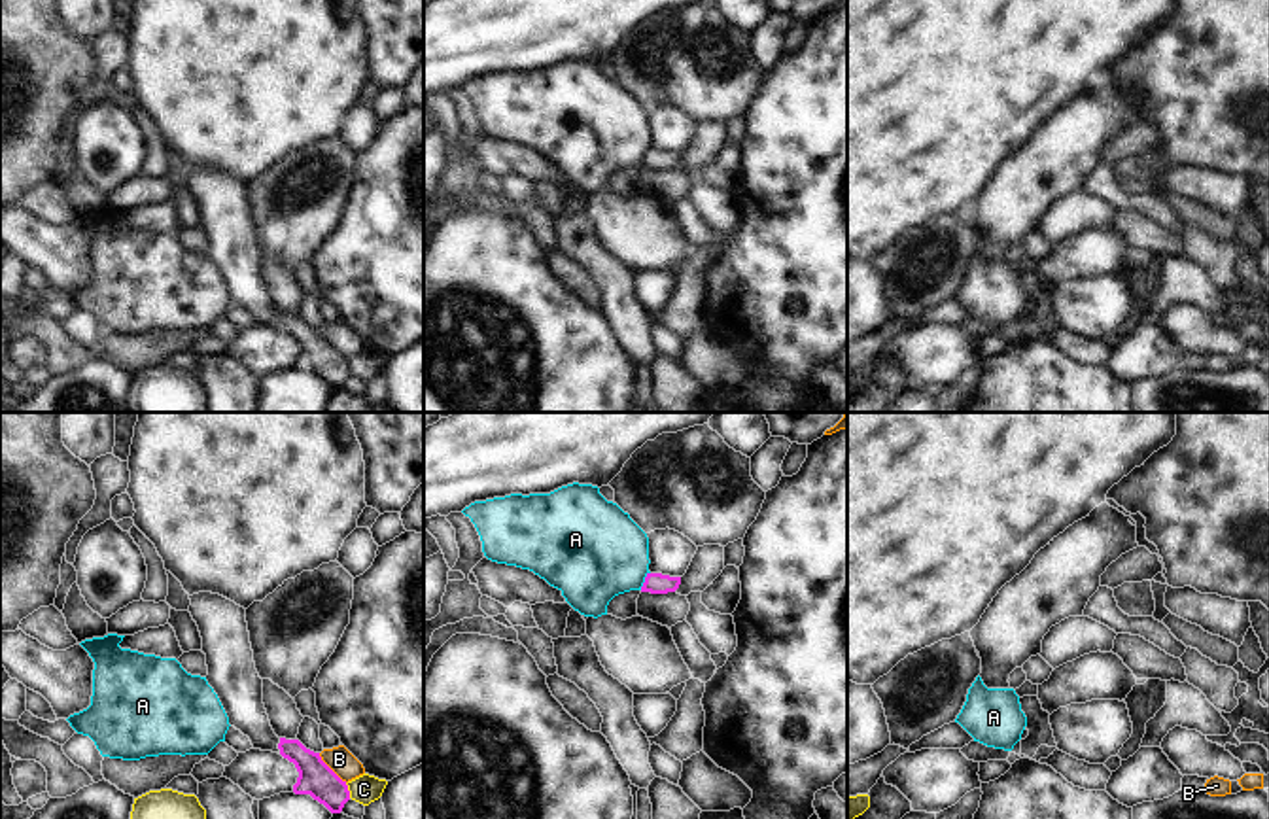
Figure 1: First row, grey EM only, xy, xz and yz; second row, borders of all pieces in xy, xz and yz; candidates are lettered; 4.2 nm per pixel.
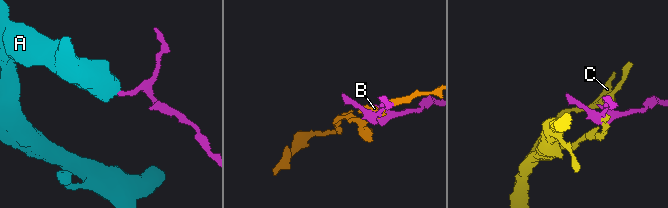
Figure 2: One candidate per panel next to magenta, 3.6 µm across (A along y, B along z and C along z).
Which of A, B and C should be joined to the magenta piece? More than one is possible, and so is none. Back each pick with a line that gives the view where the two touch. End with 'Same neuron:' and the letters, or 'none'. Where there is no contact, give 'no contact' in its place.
Same neuron: none

